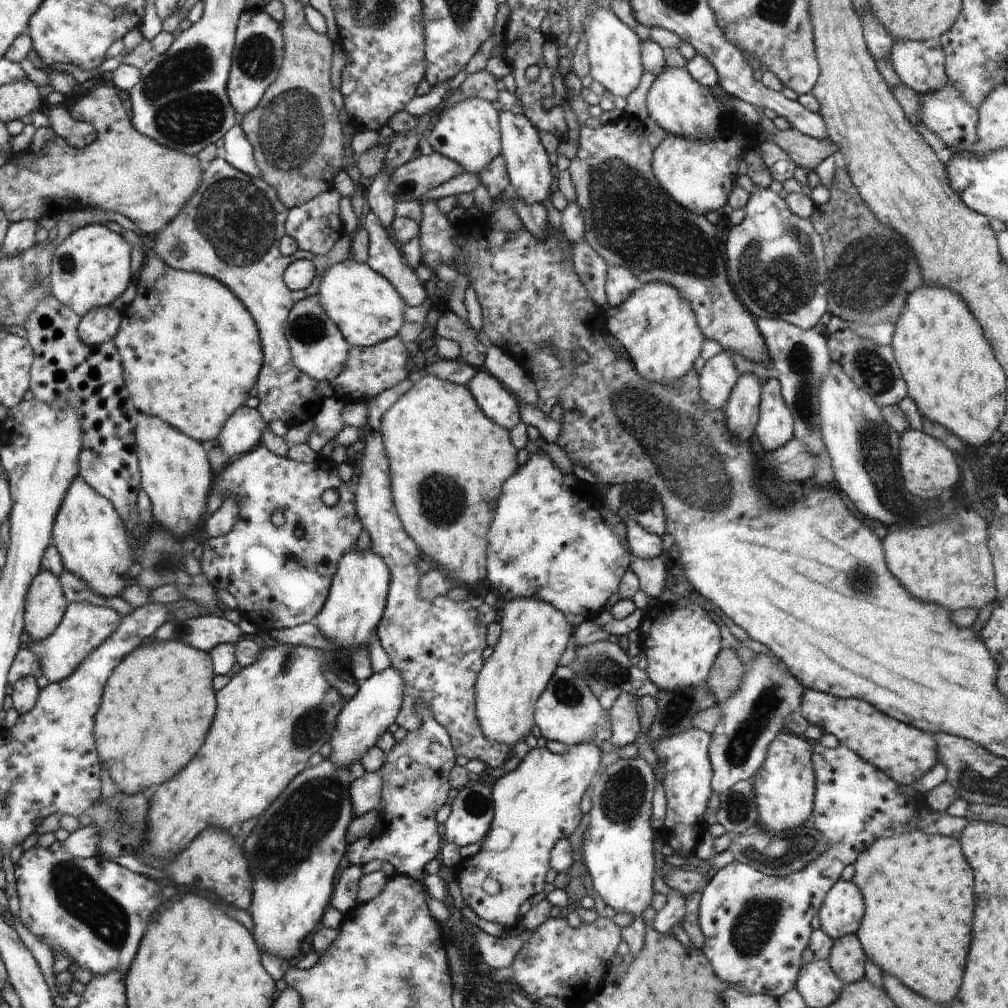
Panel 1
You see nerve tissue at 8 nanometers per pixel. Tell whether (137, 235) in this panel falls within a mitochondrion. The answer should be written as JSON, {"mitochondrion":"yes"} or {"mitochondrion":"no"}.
{"mitochondrion":"no"}

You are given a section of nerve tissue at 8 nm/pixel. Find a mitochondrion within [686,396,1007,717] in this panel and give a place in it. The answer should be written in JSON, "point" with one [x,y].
{"point":[875,446]}

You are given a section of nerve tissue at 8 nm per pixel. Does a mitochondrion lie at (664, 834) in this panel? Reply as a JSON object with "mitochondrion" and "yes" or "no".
{"mitochondrion":"no"}

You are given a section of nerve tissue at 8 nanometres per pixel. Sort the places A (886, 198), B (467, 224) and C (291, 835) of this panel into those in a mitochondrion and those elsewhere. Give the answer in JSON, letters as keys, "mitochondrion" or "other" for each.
{"A":"other","B":"other","C":"mitochondrion"}

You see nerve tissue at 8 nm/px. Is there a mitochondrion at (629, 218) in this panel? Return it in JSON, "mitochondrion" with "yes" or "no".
{"mitochondrion":"yes"}

